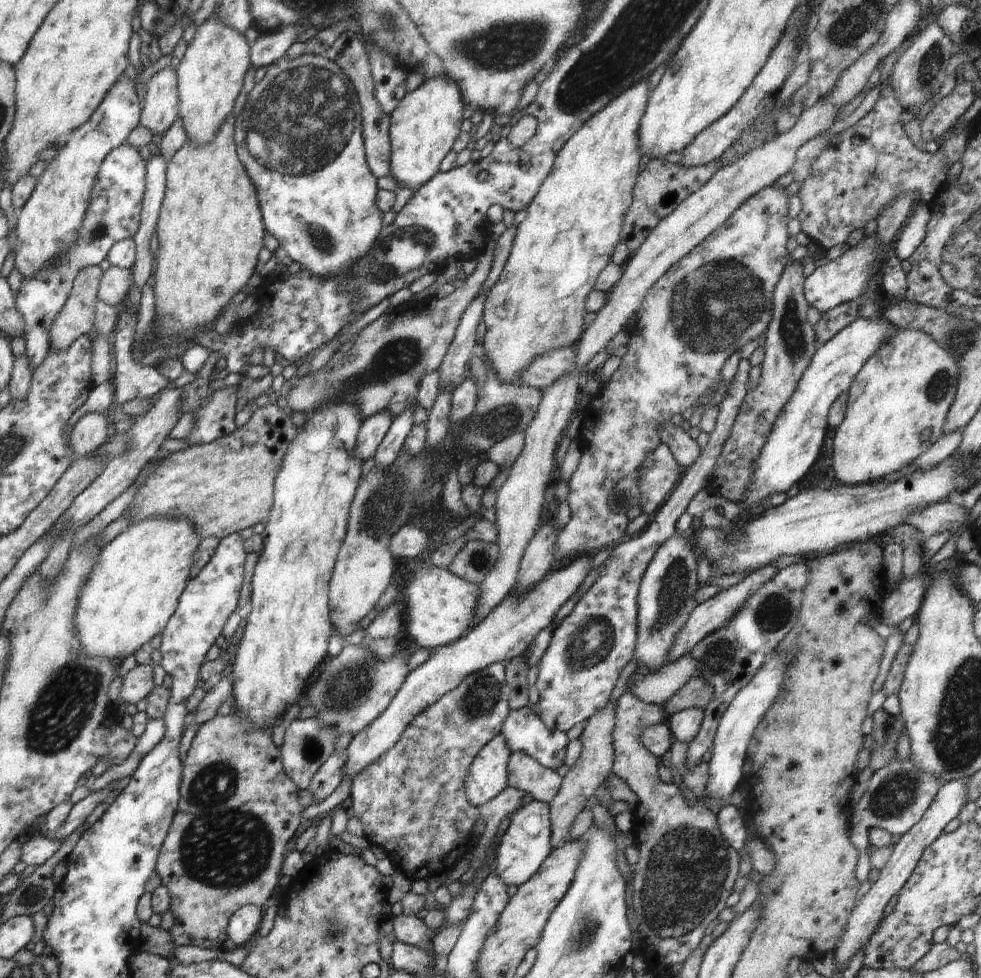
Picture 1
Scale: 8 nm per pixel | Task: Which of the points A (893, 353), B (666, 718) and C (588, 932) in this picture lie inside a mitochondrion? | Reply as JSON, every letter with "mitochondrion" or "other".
{"A":"other","B":"other","C":"mitochondrion"}

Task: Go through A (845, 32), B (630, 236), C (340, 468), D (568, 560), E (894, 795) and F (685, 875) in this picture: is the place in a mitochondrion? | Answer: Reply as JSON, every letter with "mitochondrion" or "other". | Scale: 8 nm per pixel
{"A":"mitochondrion","B":"other","C":"other","D":"other","E":"mitochondrion","F":"mitochondrion"}

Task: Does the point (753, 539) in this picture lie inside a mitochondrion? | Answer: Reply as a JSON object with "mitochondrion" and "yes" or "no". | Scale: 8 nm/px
{"mitochondrion":"no"}

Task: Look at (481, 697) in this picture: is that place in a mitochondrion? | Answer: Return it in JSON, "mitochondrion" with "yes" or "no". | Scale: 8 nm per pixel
{"mitochondrion":"yes"}

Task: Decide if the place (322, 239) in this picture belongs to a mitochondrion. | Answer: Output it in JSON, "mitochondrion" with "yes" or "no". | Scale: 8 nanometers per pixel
{"mitochondrion":"yes"}

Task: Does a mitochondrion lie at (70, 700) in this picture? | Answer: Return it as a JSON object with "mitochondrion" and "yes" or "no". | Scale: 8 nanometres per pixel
{"mitochondrion":"yes"}

